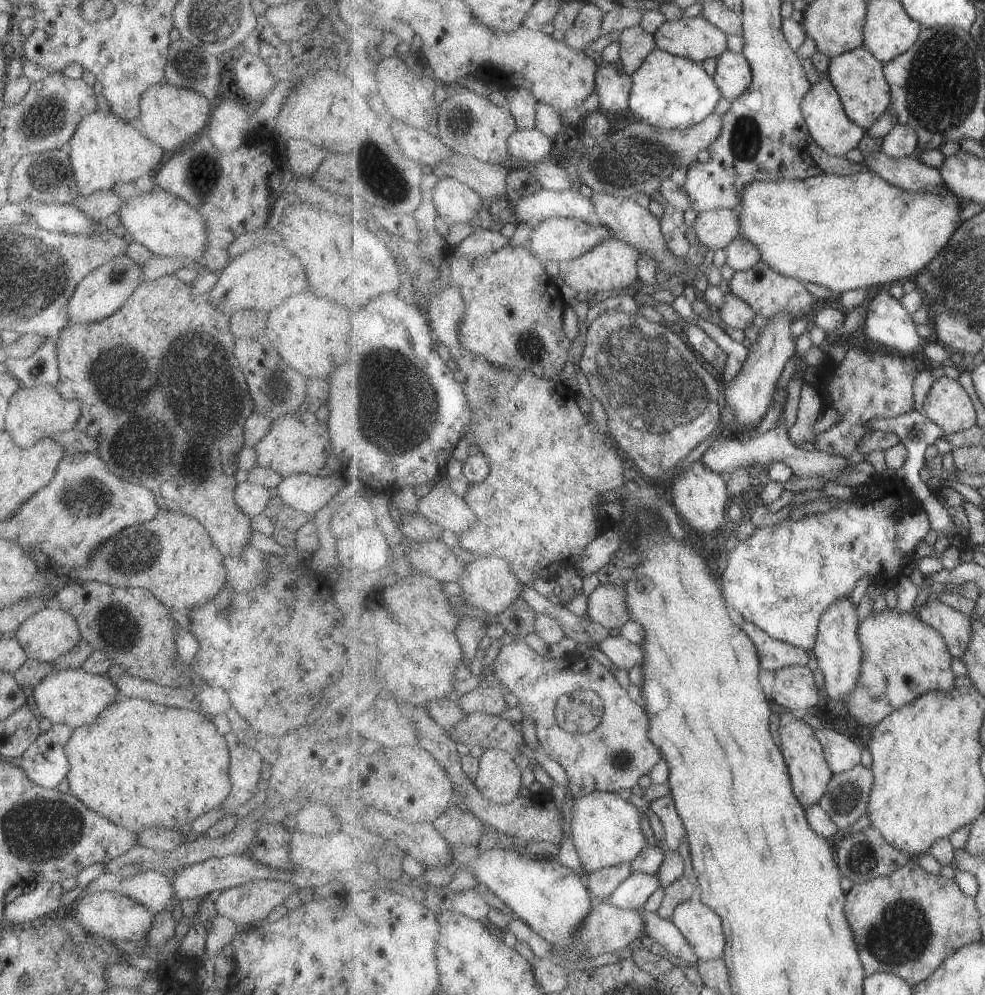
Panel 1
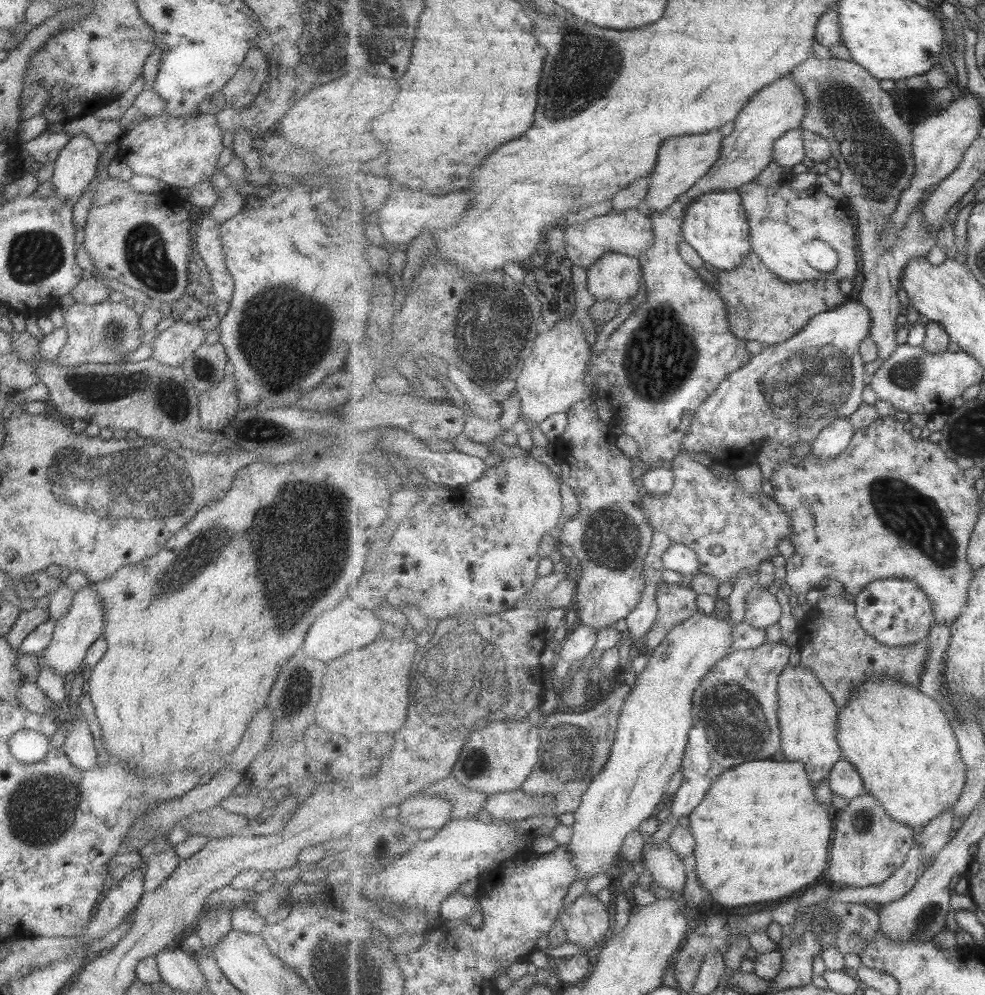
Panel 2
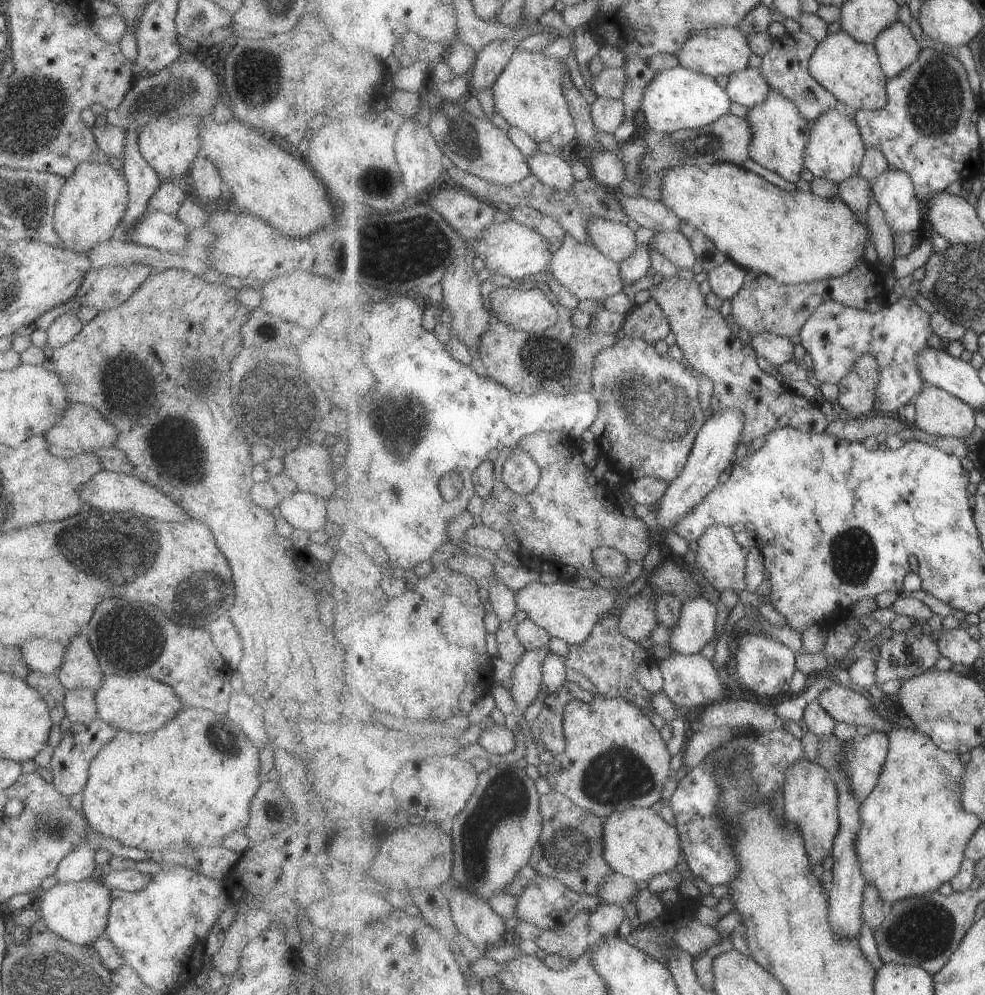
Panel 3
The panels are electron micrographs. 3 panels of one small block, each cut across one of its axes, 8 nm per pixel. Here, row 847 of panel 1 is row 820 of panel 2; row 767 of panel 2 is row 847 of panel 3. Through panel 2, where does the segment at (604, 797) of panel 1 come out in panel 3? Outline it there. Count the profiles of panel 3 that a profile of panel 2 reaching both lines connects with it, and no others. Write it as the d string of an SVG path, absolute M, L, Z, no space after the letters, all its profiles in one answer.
M631 808L625 812L615 812L604 820L605 823L605 860L608 860L609 866L614 871L623 873L625 876L631 877L636 882L650 882L650 880L663 872L675 870L679 860L685 854L682 851L680 832L677 825L669 824L665 818L661 818L653 808Z

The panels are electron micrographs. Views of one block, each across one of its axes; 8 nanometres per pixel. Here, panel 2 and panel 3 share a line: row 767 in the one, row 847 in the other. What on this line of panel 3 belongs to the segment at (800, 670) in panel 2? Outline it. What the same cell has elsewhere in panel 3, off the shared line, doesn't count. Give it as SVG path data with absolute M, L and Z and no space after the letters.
M815 761L795 764L787 772L783 799L785 821L801 832L812 867L819 872L823 862L832 856L842 826L840 791L835 777Z

